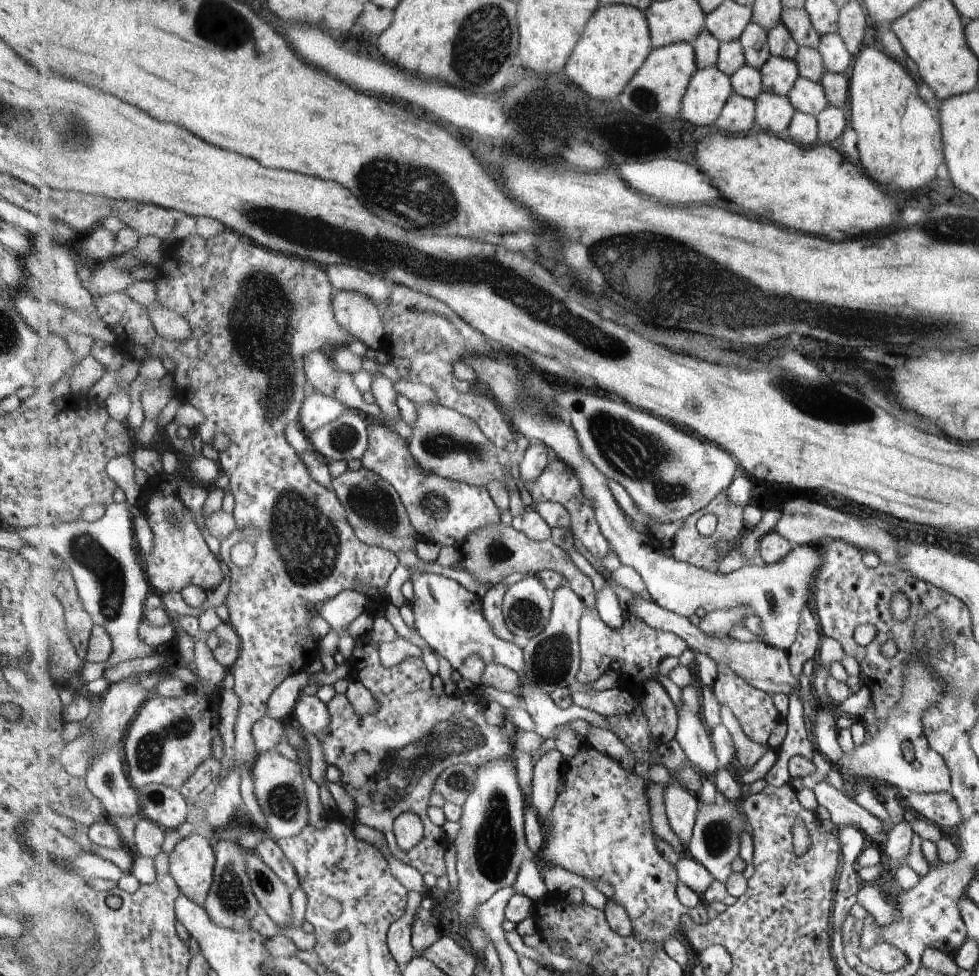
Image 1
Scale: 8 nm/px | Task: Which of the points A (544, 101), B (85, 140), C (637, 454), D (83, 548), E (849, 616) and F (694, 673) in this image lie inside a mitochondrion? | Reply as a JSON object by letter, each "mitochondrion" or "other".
{"A":"other","B":"mitochondrion","C":"mitochondrion","D":"mitochondrion","E":"other","F":"other"}

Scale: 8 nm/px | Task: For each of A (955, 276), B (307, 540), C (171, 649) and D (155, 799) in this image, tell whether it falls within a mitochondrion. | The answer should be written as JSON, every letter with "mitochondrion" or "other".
{"A":"other","B":"mitochondrion","C":"other","D":"mitochondrion"}

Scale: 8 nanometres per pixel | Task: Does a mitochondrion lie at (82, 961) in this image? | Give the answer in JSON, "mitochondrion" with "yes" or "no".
{"mitochondrion":"yes"}

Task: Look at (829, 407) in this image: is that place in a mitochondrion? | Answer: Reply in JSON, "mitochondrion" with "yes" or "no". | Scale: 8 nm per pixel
{"mitochondrion":"yes"}

